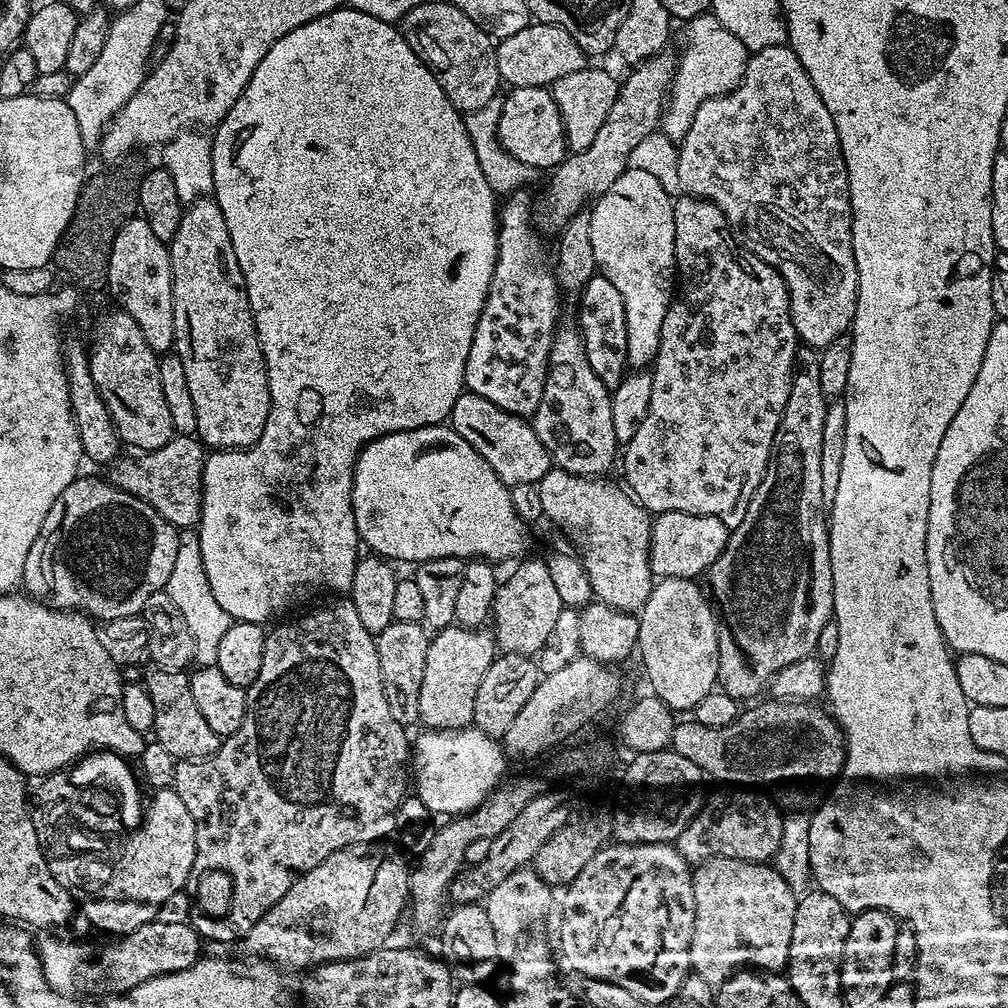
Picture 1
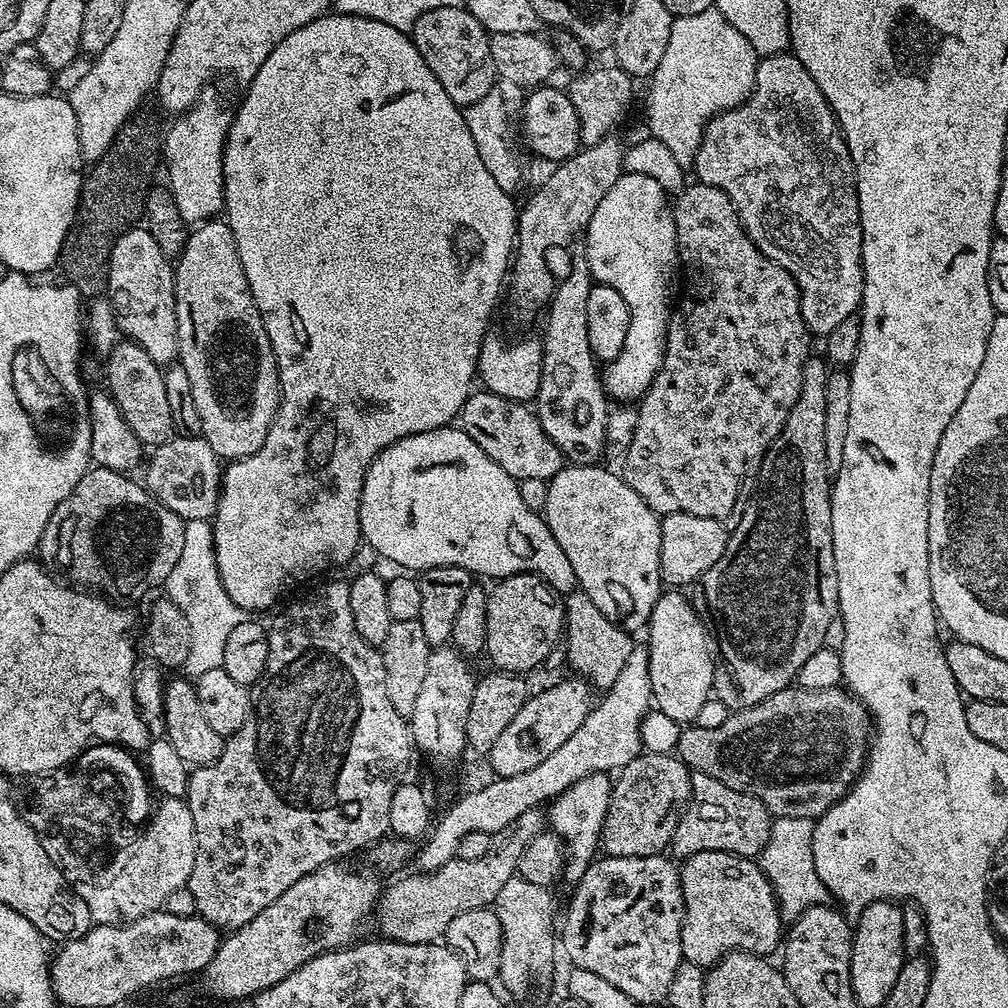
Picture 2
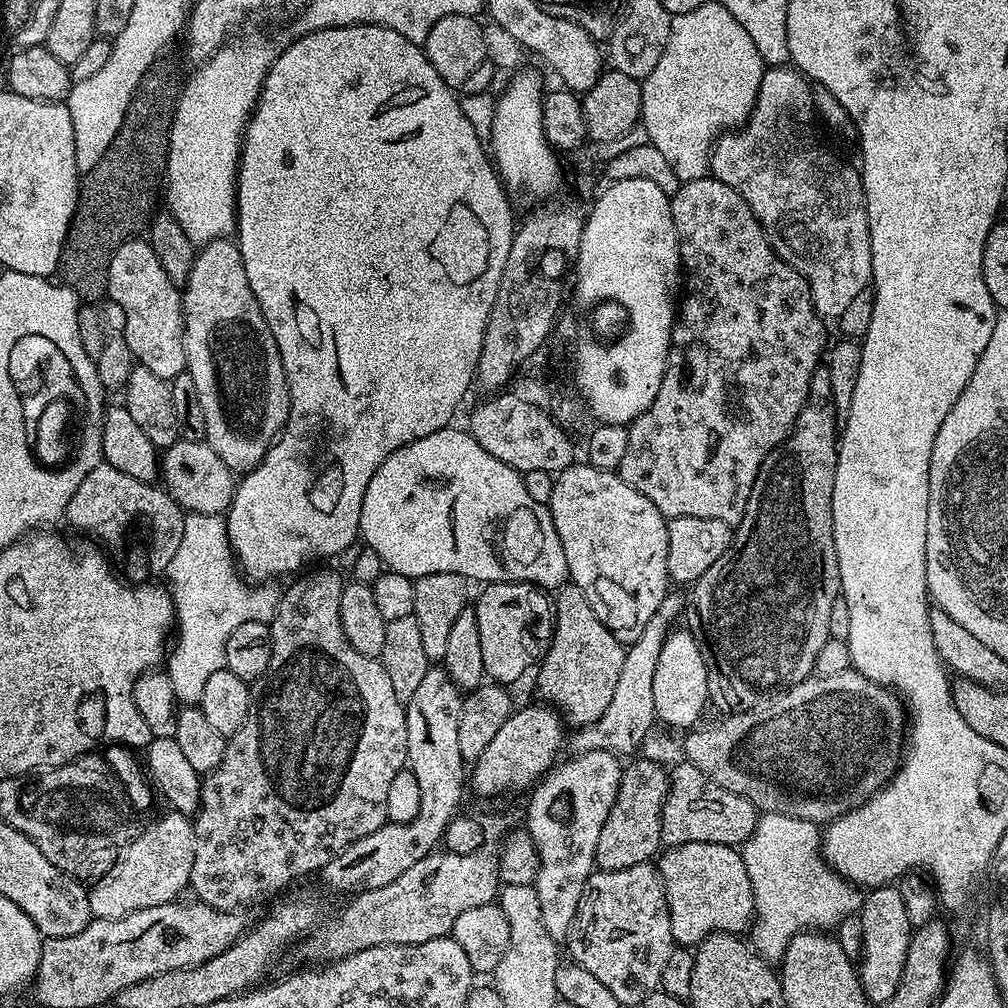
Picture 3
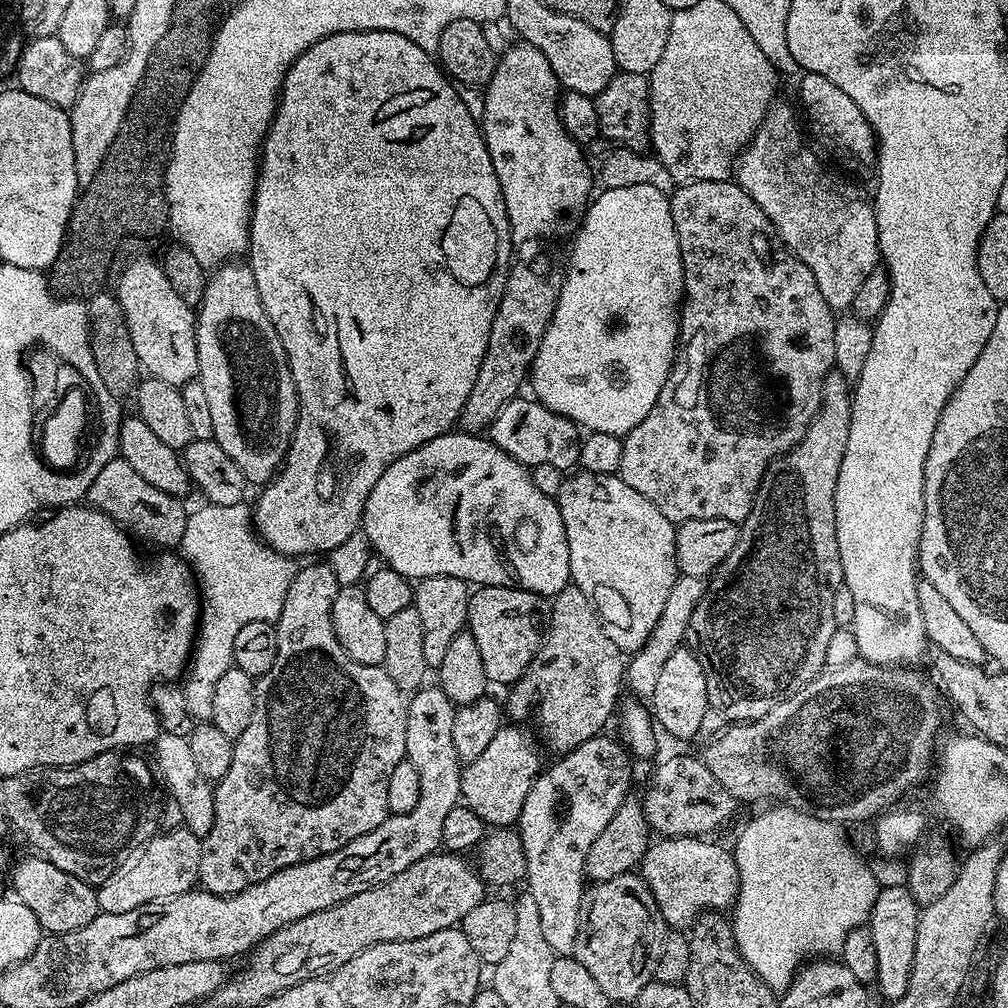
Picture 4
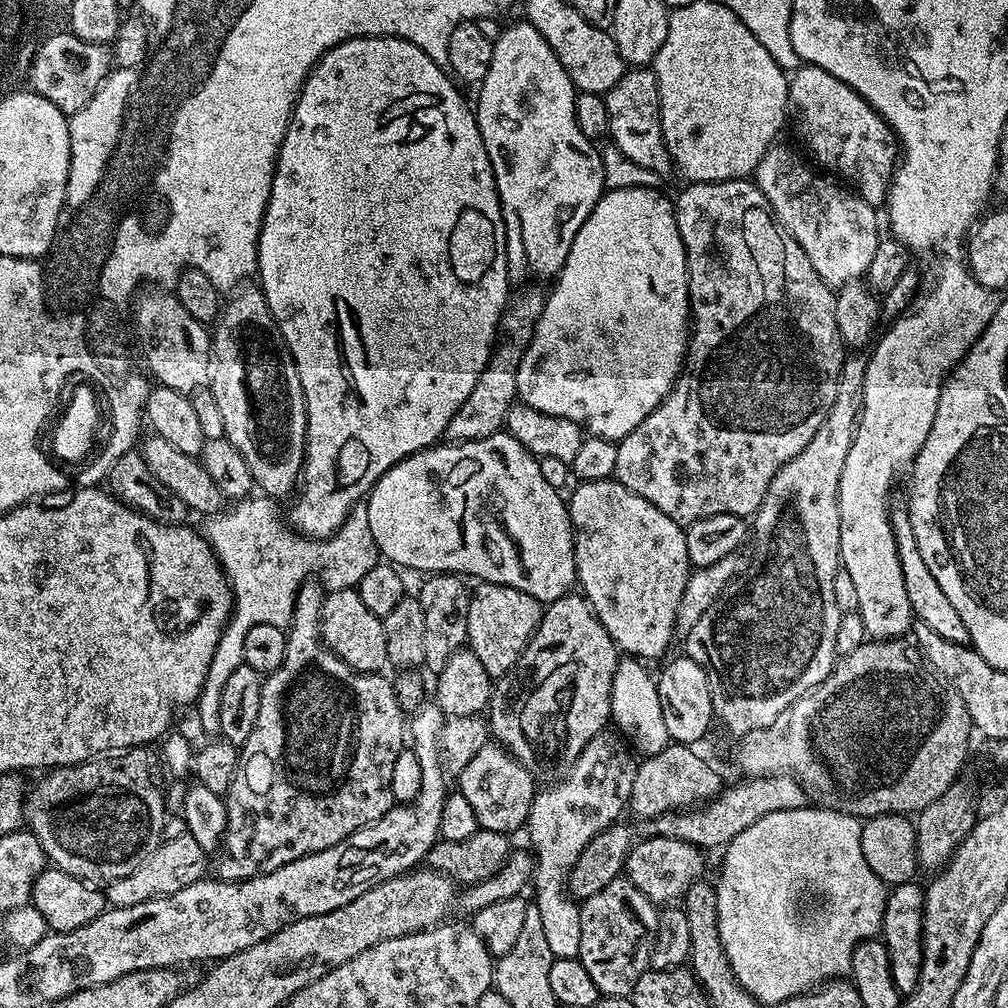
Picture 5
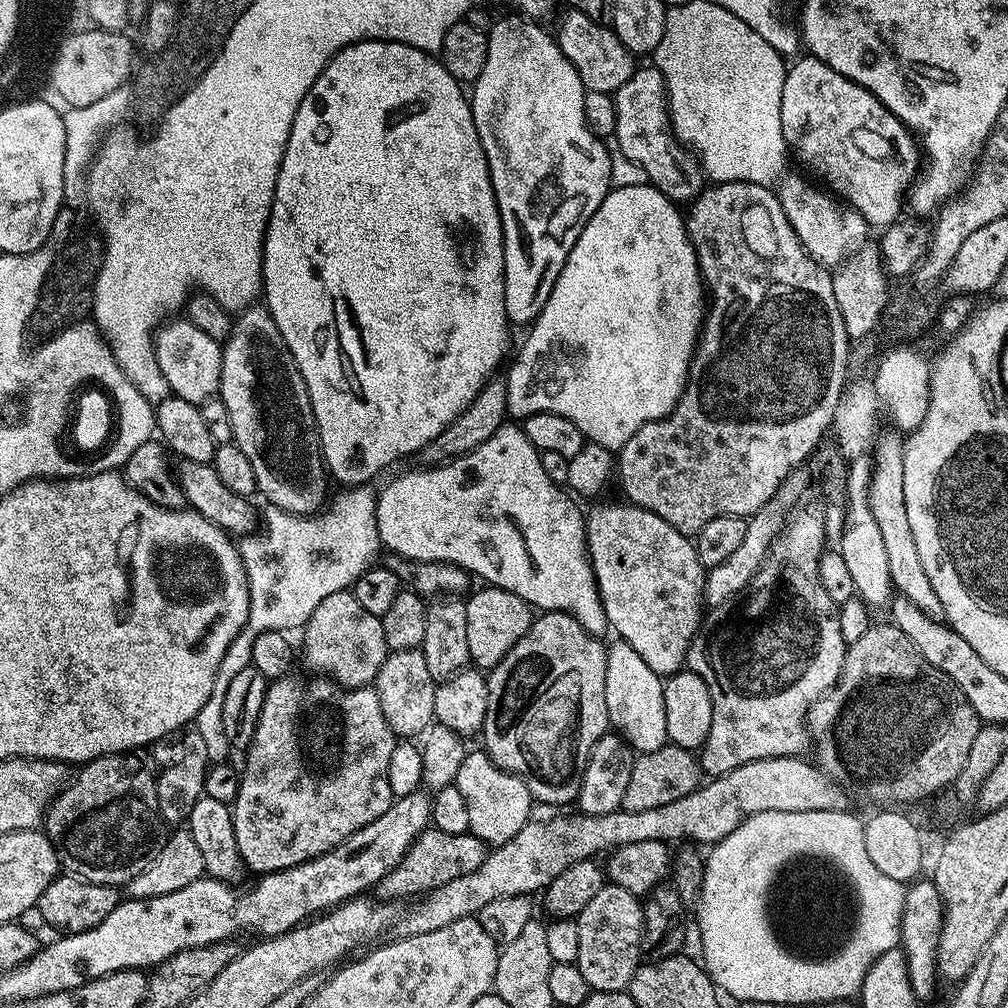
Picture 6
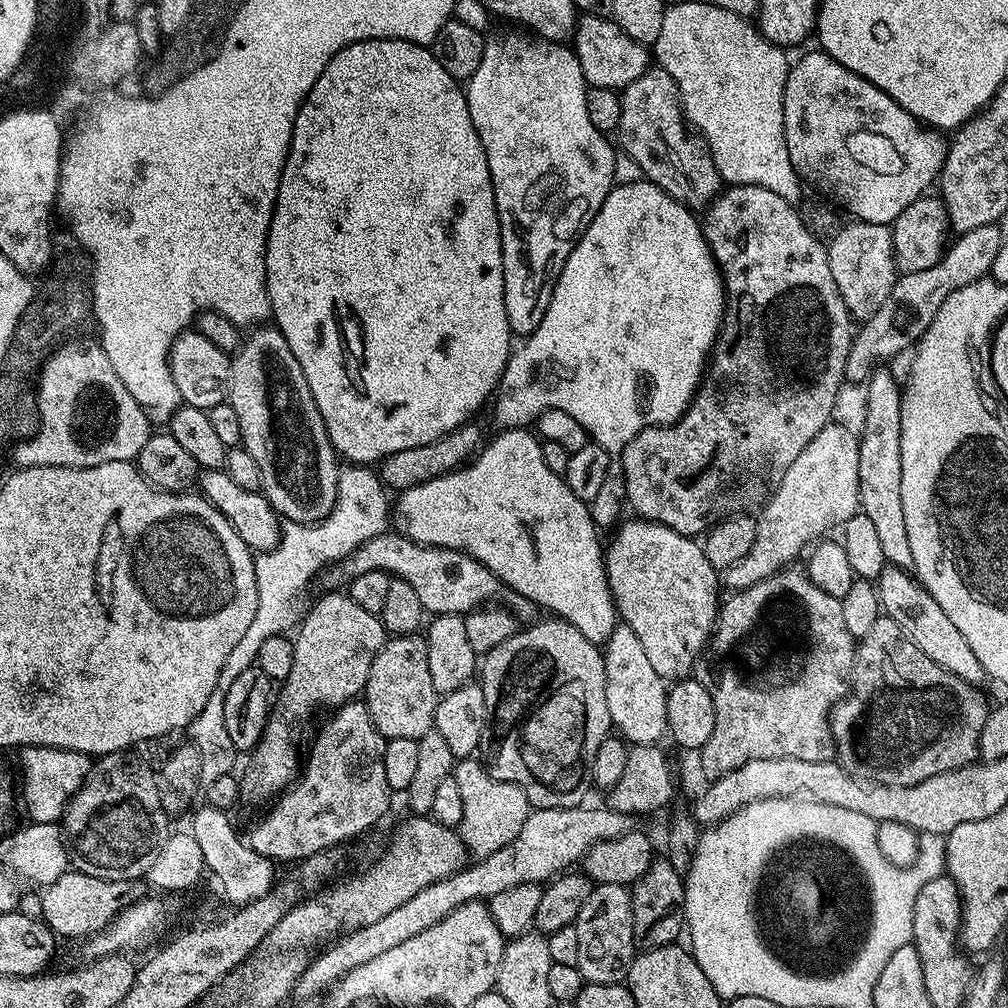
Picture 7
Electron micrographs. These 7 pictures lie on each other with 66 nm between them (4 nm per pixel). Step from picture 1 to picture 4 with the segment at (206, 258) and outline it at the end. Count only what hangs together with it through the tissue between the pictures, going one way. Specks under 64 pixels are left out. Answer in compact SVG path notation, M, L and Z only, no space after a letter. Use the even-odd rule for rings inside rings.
M225 262L213 272L195 309L198 379L214 422L212 439L234 458L249 485L263 486L284 463L300 413L298 394L278 330L262 306L251 264Z

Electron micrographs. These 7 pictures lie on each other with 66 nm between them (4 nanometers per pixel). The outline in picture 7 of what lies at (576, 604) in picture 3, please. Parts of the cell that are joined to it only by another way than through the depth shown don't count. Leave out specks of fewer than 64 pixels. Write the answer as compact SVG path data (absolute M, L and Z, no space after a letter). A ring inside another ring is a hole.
M559 618L548 619L552 620L542 621L541 619L539 622L532 622L521 627L513 636L506 638L498 646L494 646L494 650L483 653L482 663L478 668L478 683L482 694L486 694L486 726L482 730L482 742L478 756L495 780L510 782L518 786L522 794L526 794L529 805L533 809L575 808L587 801L584 799L588 796L588 787L591 789L594 784L592 767L596 761L596 755L602 742L608 739L614 728L606 702L606 670L604 669L606 656L598 645L590 642L590 638L586 638L586 634L582 634L582 630L578 630L570 622Z

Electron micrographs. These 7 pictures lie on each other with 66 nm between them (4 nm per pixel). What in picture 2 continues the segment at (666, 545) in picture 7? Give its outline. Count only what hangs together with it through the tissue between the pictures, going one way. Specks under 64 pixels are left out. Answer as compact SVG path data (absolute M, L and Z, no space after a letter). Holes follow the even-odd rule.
M569 463L558 474L548 481L546 490L546 506L543 510L544 521L554 534L554 542L562 546L566 558L570 558L570 566L574 566L576 583L579 591L586 593L590 602L606 614L615 624L636 634L636 631L647 625L652 617L654 606L662 594L660 578L660 551L662 550L661 517L630 486L623 475L611 472L608 468L600 468L596 464Z

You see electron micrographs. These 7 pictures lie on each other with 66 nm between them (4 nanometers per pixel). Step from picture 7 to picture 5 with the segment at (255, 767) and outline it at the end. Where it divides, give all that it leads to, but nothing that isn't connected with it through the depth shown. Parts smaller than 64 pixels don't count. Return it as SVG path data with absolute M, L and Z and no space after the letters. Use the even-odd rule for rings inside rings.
M356 588L328 592L320 611L320 635L330 651L359 672L379 673L388 664L384 622L363 604Z

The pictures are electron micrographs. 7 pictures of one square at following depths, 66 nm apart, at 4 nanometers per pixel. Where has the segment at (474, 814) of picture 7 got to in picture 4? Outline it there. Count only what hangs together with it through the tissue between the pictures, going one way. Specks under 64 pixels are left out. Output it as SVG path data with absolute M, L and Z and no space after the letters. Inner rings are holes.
M502 726L498 730L498 734L494 734L490 746L486 746L486 750L482 750L482 754L478 754L478 758L474 758L474 762L463 765L460 774L460 794L463 803L468 805L470 810L474 810L474 814L478 814L478 818L484 820L485 825L491 826L493 829L507 828L515 825L520 818L520 811L526 802L526 794L530 794L532 783L542 771L542 763L540 764L540 756L535 752L538 740L535 735L532 736L528 732L523 732L523 727L512 726L516 728L508 728Z

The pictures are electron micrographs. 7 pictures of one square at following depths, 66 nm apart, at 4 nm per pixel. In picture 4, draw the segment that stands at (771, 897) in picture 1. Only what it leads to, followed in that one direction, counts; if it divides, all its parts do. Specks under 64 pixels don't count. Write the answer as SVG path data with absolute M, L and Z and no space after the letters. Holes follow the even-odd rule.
M666 836L653 839L640 859L638 872L650 894L654 894L664 923L672 930L691 929L704 912L723 913L731 909L740 889L735 855L715 844L712 838Z

